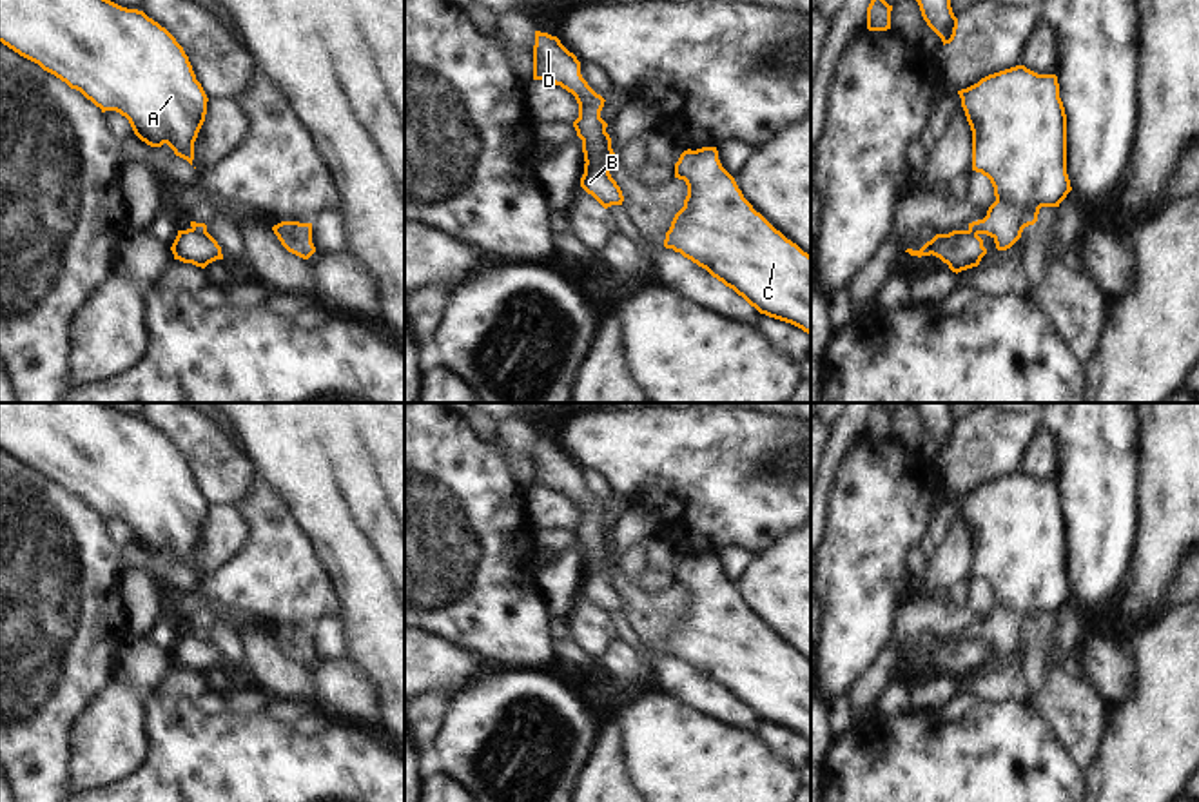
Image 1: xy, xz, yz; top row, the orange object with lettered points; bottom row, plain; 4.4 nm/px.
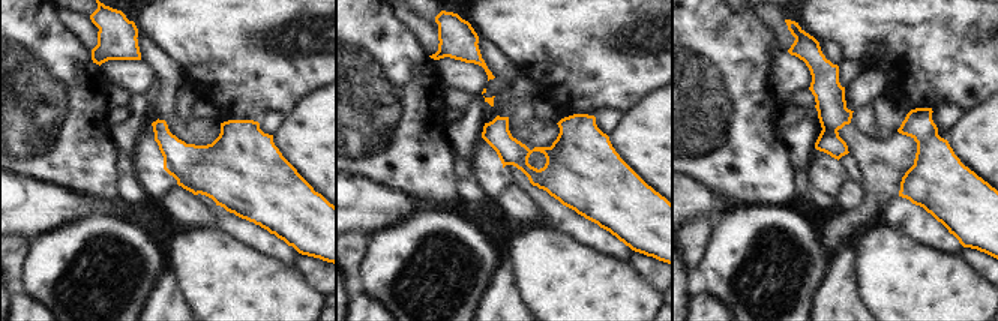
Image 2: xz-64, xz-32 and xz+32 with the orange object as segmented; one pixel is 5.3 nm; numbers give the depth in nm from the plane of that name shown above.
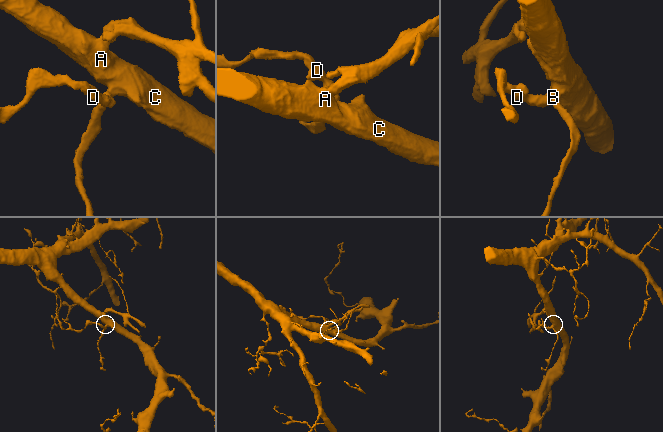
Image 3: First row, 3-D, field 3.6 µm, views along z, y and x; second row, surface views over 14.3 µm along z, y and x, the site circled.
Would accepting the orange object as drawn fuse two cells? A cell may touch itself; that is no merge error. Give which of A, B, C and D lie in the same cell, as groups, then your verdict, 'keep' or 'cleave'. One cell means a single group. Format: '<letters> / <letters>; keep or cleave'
A B C / D; cleave

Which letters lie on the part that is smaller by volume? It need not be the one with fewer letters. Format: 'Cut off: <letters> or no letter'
Cut off: D

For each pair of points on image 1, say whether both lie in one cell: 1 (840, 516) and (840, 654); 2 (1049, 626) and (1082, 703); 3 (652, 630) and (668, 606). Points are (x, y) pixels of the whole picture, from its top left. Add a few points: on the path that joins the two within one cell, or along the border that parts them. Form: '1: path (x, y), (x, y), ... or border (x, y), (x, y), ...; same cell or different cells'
1: path (846, 550), (846, 619); same cell
2: path (1043, 646), (1043, 666), (1062, 684); same cell
3: path (652, 625), (662, 612); same cell

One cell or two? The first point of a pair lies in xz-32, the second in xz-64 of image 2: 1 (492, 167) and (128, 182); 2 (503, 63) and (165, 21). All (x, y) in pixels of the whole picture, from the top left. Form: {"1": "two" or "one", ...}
{"1": "two", "2": "two"}

